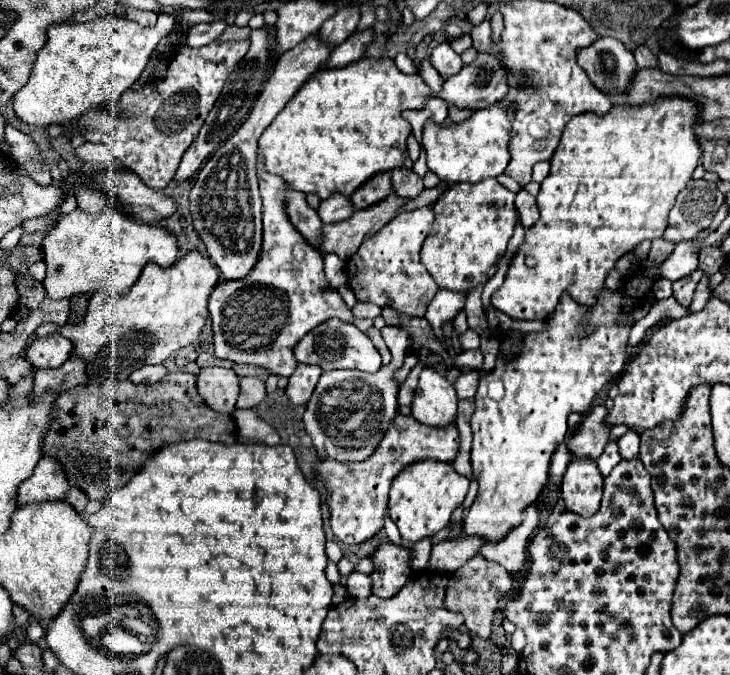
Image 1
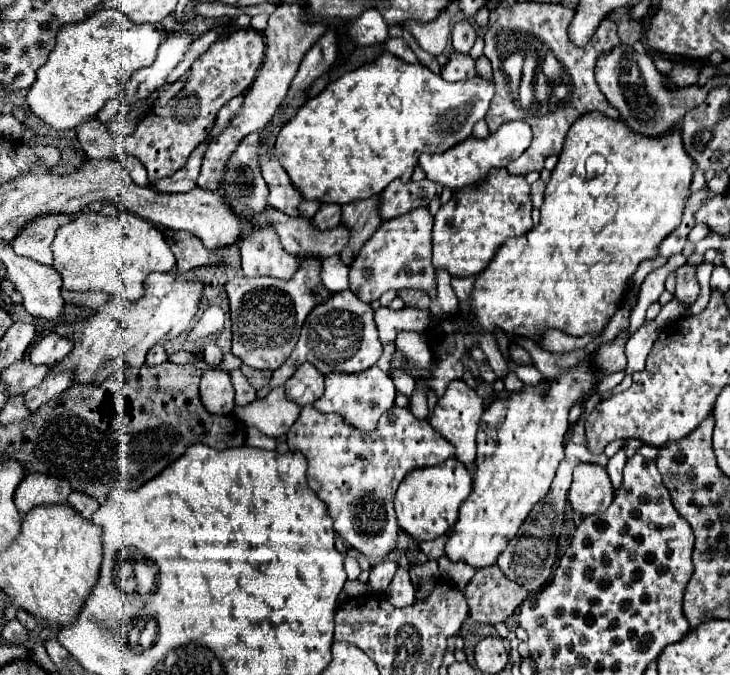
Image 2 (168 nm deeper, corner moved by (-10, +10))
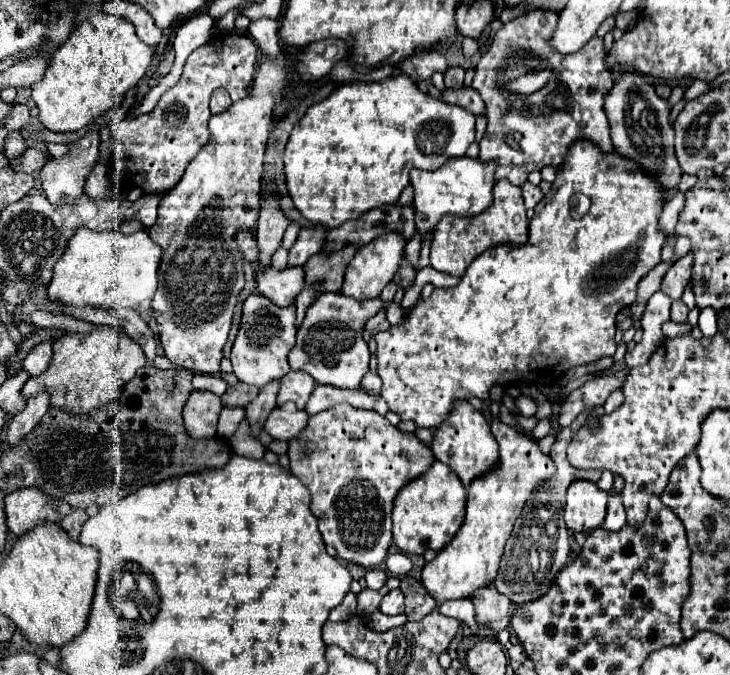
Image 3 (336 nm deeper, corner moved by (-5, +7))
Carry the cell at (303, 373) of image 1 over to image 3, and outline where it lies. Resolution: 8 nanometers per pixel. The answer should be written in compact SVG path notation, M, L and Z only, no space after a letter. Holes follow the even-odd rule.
M290 371L290 373L286 373L286 377L280 379L278 405L284 405L286 401L294 401L298 405L298 409L304 409L314 387L316 387L316 381L308 373Z

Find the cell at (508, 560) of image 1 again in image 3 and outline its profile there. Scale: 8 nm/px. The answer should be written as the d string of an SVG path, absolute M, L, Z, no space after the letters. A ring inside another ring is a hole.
M560 429L558 431L556 443L552 445L552 449L548 453L550 459L556 463L556 473L550 479L546 479L542 485L538 485L536 491L526 501L526 505L522 509L522 517L516 519L514 531L512 531L508 543L506 543L506 549L504 549L502 561L500 561L500 569L498 569L498 577L496 577L494 585L496 585L498 593L510 597L510 601L516 603L516 605L536 601L538 597L548 593L554 579L558 577L558 573L562 571L562 567L568 561L568 555L570 555L568 529L562 521L566 489L570 487L570 483L574 483L578 479L586 479L586 481L596 483L602 475L600 471L574 469L568 463L566 449L568 449L570 439L572 439L570 429Z

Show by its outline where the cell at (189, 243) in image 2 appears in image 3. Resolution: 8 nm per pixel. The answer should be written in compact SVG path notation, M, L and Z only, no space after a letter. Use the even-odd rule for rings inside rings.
M284 53L278 59L262 59L250 97L232 103L224 113L210 117L212 141L196 155L196 159L186 167L180 183L160 199L158 221L150 229L150 237L162 249L162 261L158 269L158 291L152 299L152 317L158 325L158 339L170 363L200 371L218 373L222 361L222 349L226 345L234 307L240 291L244 289L244 255L234 243L238 231L256 233L258 211L260 211L260 175L266 141L270 135L270 121L274 109L274 93L282 93L288 85L290 63Z

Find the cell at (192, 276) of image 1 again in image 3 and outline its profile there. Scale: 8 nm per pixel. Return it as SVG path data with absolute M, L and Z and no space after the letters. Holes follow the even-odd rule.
M98 327L88 335L82 333L68 333L66 337L62 337L60 341L54 343L54 357L50 367L38 375L38 377L30 377L24 387L22 387L22 397L30 399L40 391L46 391L50 395L50 407L58 409L58 411L66 411L72 415L84 415L92 409L116 403L124 391L124 385L136 375L136 371L140 367L146 365L146 357L140 357L140 345L136 341L132 341L126 333L116 333L114 327Z

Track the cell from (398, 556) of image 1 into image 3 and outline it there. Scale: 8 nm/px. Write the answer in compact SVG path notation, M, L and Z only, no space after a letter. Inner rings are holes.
M400 589L390 591L390 593L382 599L378 611L384 613L384 615L398 615L398 613L402 613L402 611L404 611L404 595L402 595L402 591L400 591Z

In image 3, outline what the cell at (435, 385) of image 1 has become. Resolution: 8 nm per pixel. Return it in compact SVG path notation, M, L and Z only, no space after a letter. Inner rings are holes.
M458 401L454 405L454 413L434 431L432 441L432 453L438 461L450 465L454 473L460 477L462 485L470 485L476 477L492 471L498 465L498 443L496 437L490 431L488 421L482 413L474 411L474 407L468 401Z

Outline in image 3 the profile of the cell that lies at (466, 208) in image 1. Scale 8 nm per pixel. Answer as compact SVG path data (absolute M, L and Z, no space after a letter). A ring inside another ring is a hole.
M498 181L494 185L494 203L486 213L480 213L478 217L456 217L446 215L438 223L438 229L434 231L432 247L430 247L430 265L440 271L454 277L462 277L468 265L486 249L512 243L512 245L524 245L528 241L528 217L524 209L522 191L516 185L510 185L510 181Z

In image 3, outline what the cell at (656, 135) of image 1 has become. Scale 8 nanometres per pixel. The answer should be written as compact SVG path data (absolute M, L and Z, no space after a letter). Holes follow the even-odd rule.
M578 141L578 145L574 145L574 149L568 149L566 161L562 163L562 169L558 169L558 175L556 175L556 181L552 183L550 195L544 195L544 199L536 205L534 219L530 221L530 239L526 245L520 245L520 247L518 245L514 245L514 247L498 245L498 247L484 251L470 265L470 271L466 269L464 277L460 279L460 283L456 287L434 289L428 299L420 299L408 311L408 315L404 317L402 323L390 325L388 331L382 331L374 337L378 343L376 359L378 359L378 375L382 379L382 399L388 403L388 409L394 411L402 421L414 421L418 427L436 429L450 415L456 399L468 401L472 397L478 397L484 401L490 397L490 389L494 385L500 385L500 387L508 387L508 385L516 385L516 383L542 385L542 383L560 379L562 373L566 373L564 369L572 369L578 365L590 365L602 357L614 357L614 353L616 353L616 339L614 339L616 315L624 307L634 303L640 279L660 263L662 233L658 233L658 217L660 217L662 205L664 205L662 195L664 195L664 189L660 189L660 185L654 183L654 179L650 175L638 171L638 165L634 165L630 159L624 159L618 153L610 153L610 157L602 157L602 153L598 153L598 149L594 149L594 145L586 145L586 141ZM574 193L584 193L592 201L590 211L580 219L574 219L570 215L570 199Z

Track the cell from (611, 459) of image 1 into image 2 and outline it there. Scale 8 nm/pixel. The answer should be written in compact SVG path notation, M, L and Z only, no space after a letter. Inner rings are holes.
M619 450L613 458L609 458L609 464L607 464L607 474L613 482L613 488L619 488L619 482L623 478L623 466L627 462L627 456L623 450Z

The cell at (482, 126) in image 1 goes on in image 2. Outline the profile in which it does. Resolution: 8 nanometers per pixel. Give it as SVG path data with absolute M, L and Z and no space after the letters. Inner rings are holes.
M509 120L509 122L503 122L495 132L489 132L487 138L469 136L467 140L449 148L447 152L421 154L419 164L431 182L441 182L443 186L447 186L451 190L461 190L465 186L481 182L491 168L503 168L511 160L519 158L529 148L531 140L533 140L533 134L531 134L531 126L527 122Z

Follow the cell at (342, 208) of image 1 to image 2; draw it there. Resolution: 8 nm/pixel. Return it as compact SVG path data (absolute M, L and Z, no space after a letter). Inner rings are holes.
M323 204L319 212L313 216L313 224L317 228L331 228L341 222L341 206L339 204Z

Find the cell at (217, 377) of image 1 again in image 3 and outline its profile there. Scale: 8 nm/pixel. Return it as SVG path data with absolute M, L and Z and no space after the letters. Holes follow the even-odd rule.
M192 391L182 409L186 433L192 439L210 439L216 435L218 415L222 411L220 397L210 391Z

